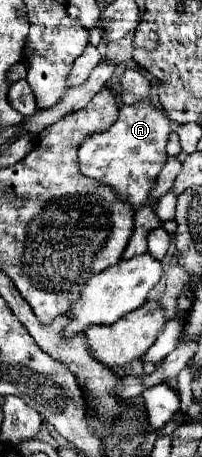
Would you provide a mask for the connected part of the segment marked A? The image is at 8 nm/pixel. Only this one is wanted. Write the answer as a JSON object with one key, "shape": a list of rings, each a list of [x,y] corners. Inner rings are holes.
{"shape":[[[149,102],[133,104],[133,106],[121,106],[119,120],[105,132],[89,136],[81,148],[79,148],[79,164],[81,172],[85,176],[103,180],[105,184],[113,186],[121,196],[133,204],[133,208],[139,208],[147,202],[149,190],[153,188],[153,182],[163,168],[167,160],[165,144],[171,134],[169,120],[165,114],[161,114],[155,106]]]}

